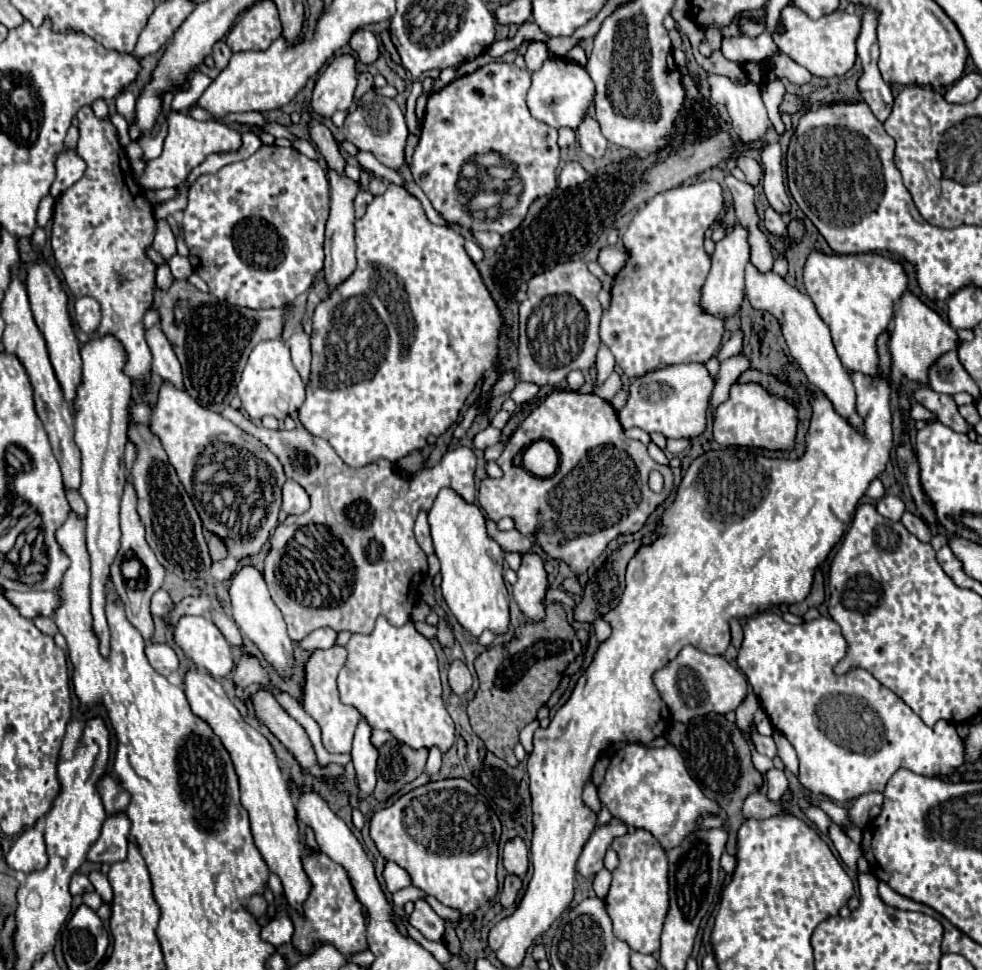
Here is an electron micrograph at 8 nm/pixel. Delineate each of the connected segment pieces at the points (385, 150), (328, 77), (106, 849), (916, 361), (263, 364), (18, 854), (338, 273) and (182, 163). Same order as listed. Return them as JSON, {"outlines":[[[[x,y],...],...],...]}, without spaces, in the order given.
{"outlines":[[[[372,90],[366,92],[358,100],[358,108],[354,114],[348,114],[344,122],[344,136],[358,150],[368,150],[376,156],[376,160],[392,170],[400,170],[404,166],[404,148],[408,140],[408,126],[402,110],[392,98],[382,98]]],[[[340,54],[328,64],[312,92],[314,114],[332,116],[332,112],[350,106],[358,80],[356,64],[358,60],[352,54]]],[[[116,812],[110,814],[104,824],[100,838],[92,844],[88,852],[90,862],[120,862],[126,858],[126,846],[128,846],[128,832],[130,832],[130,822],[126,812]]],[[[906,290],[894,310],[894,326],[890,326],[890,340],[888,350],[892,354],[892,368],[904,374],[910,380],[926,384],[928,378],[928,366],[940,356],[946,354],[952,348],[958,348],[958,334],[956,330],[944,322],[932,308],[928,308],[916,294]]],[[[268,340],[260,342],[242,372],[242,378],[238,382],[238,396],[242,400],[242,408],[250,414],[252,420],[260,420],[264,416],[274,416],[278,420],[284,420],[286,416],[292,416],[304,402],[304,384],[300,380],[300,374],[292,366],[290,352],[280,340]]],[[[34,828],[24,830],[22,836],[10,848],[6,862],[8,862],[10,868],[20,870],[24,874],[44,870],[44,866],[48,864],[48,856],[46,856],[42,832],[38,832]]],[[[328,170],[330,174],[330,186],[332,186],[332,206],[330,206],[330,218],[326,224],[326,240],[324,240],[324,280],[328,284],[328,292],[336,290],[344,280],[352,276],[356,270],[356,256],[354,256],[354,208],[352,200],[358,192],[358,184],[346,176],[338,176],[336,172]]],[[[168,92],[163,98],[163,114],[168,122],[168,134],[164,138],[164,150],[156,160],[150,160],[146,164],[146,172],[144,176],[138,180],[142,184],[142,188],[146,190],[160,190],[160,188],[172,188],[172,186],[180,186],[188,174],[200,166],[206,156],[214,154],[214,152],[230,152],[230,150],[238,150],[242,146],[242,138],[240,132],[230,128],[224,122],[218,120],[194,120],[190,116],[184,116],[182,112],[172,110],[171,102],[173,94]]]]}

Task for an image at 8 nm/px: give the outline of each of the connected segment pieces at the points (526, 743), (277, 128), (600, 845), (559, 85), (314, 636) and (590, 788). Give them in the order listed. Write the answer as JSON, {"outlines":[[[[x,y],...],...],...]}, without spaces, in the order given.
{"outlines":[[[[534,720],[534,722],[530,722],[528,726],[524,726],[522,728],[522,732],[520,732],[520,742],[522,742],[522,746],[526,748],[526,752],[530,754],[532,752],[532,734],[534,734],[534,730],[538,728],[538,720]]],[[[269,121],[266,125],[260,128],[263,132],[268,132],[272,134],[275,138],[287,138],[289,140],[294,140],[296,136],[290,133],[286,127],[275,122]]],[[[612,818],[608,824],[596,826],[594,834],[586,842],[580,858],[578,858],[578,872],[582,876],[594,876],[604,868],[604,854],[610,848],[612,840],[624,836],[628,826],[620,818]]],[[[550,58],[542,64],[540,70],[532,72],[532,86],[528,90],[528,110],[530,114],[546,122],[554,128],[578,128],[580,118],[584,116],[584,110],[590,108],[590,100],[594,98],[594,84],[584,70],[584,66],[576,62],[568,62],[564,58]]],[[[320,628],[320,630],[314,630],[308,638],[300,640],[298,644],[306,650],[320,650],[320,648],[332,648],[336,644],[336,638],[338,638],[338,632],[332,630],[332,628]]],[[[588,782],[588,786],[584,788],[584,794],[582,794],[584,802],[594,810],[594,812],[600,812],[600,798],[598,798],[598,790],[592,782]]]]}

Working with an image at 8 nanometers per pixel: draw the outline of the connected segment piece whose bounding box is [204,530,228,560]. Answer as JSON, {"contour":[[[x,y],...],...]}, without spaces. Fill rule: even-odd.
{"contour":[[[206,530],[206,542],[208,542],[208,546],[210,546],[210,556],[214,558],[214,560],[220,560],[220,558],[226,558],[226,554],[228,554],[228,548],[226,548],[226,544],[224,544],[224,540],[220,538],[220,536],[216,536],[216,534],[212,534],[212,532],[208,532]]]}

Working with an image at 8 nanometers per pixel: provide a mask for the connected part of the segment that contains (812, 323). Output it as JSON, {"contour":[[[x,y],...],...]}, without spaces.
{"contour":[[[752,264],[746,266],[746,296],[748,296],[748,300],[750,300],[750,304],[754,308],[768,310],[768,312],[772,312],[778,318],[778,322],[782,326],[782,334],[784,334],[786,344],[790,348],[790,354],[802,366],[802,370],[808,376],[810,384],[816,390],[820,390],[832,402],[834,410],[850,426],[854,426],[860,434],[864,434],[864,418],[856,410],[856,390],[854,390],[850,372],[844,370],[844,366],[840,364],[840,358],[838,358],[834,342],[832,342],[830,328],[820,318],[820,314],[818,314],[814,302],[810,300],[810,296],[800,294],[796,288],[788,286],[774,272],[760,274]]]}

